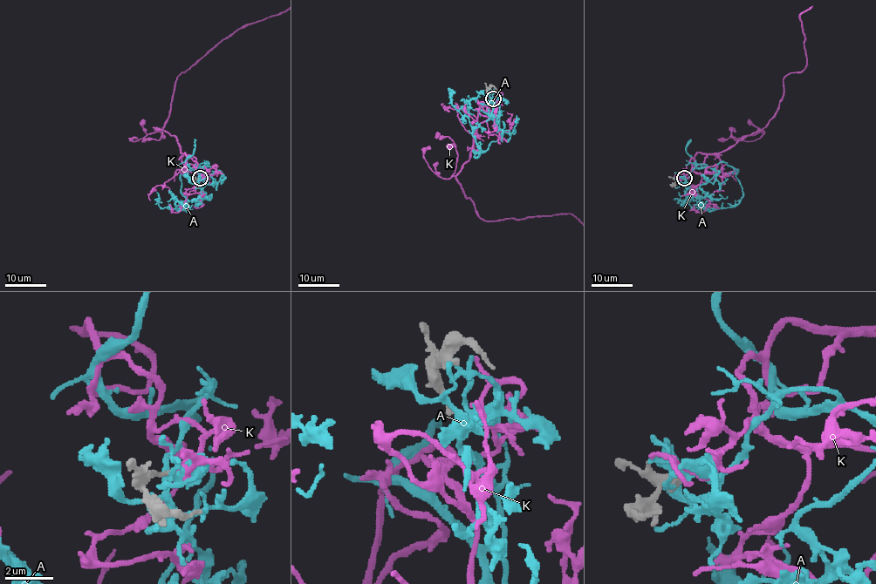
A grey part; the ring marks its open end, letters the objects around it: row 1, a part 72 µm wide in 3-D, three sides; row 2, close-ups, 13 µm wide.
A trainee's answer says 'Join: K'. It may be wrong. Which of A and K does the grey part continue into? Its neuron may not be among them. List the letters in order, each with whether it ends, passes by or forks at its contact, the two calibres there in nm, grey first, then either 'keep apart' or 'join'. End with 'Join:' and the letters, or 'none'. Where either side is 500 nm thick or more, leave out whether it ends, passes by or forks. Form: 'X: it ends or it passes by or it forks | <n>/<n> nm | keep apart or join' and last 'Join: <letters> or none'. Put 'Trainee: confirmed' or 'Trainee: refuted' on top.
Trainee: confirmed
A: it forks | 190/320 nm | keep apart
K: it forks | 190/260 nm | join
Join: K

